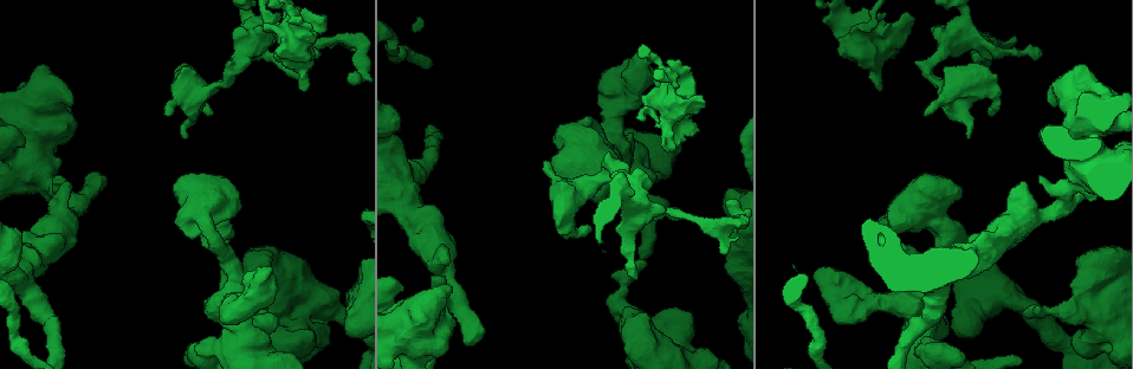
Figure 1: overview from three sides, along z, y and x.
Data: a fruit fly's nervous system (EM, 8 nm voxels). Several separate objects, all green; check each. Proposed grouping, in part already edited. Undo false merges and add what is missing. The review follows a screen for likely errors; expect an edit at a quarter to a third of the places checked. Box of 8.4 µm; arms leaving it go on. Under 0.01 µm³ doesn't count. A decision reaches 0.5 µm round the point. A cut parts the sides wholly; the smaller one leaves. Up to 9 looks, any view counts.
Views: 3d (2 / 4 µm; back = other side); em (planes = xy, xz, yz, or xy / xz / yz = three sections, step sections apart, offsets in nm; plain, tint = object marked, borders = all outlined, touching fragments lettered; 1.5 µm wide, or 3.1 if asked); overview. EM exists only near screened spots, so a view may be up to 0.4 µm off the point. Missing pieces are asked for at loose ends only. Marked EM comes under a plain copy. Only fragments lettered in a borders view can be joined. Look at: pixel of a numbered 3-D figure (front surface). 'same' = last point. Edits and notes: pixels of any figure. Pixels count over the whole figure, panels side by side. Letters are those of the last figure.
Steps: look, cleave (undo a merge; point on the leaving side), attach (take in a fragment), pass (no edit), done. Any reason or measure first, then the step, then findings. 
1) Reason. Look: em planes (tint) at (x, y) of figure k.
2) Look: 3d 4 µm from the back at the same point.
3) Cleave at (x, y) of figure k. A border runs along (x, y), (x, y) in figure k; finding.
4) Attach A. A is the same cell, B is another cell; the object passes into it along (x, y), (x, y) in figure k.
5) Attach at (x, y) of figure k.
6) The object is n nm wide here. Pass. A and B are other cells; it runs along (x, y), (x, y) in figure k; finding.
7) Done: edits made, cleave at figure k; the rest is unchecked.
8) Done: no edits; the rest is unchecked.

Stops while still wide. Look: em yz step 4 (borders) at (892, 53) of figure 1.

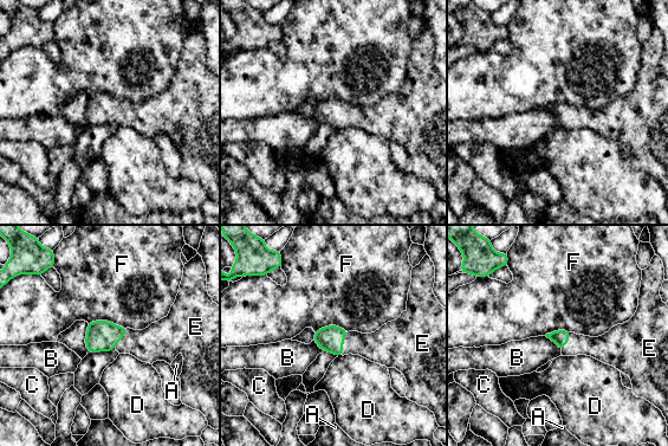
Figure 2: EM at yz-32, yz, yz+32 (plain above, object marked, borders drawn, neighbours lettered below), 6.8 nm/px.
Attach E. E is the same cell, A, B, C, D and F are other cells; the cell continues.

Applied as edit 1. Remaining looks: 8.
Free end. Look: 3d 2 µm at (676, 219) of figure 1.

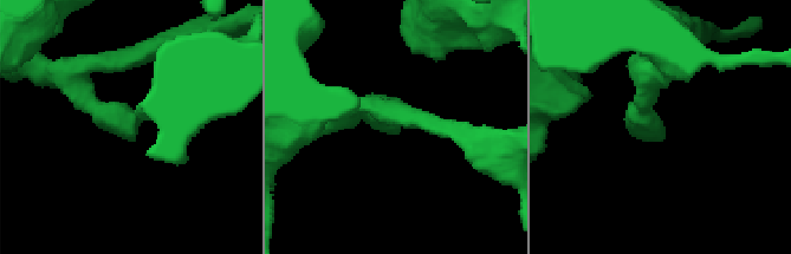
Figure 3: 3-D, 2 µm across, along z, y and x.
Look: em xz step 8 (borders) at (399, 131) of figure 3.

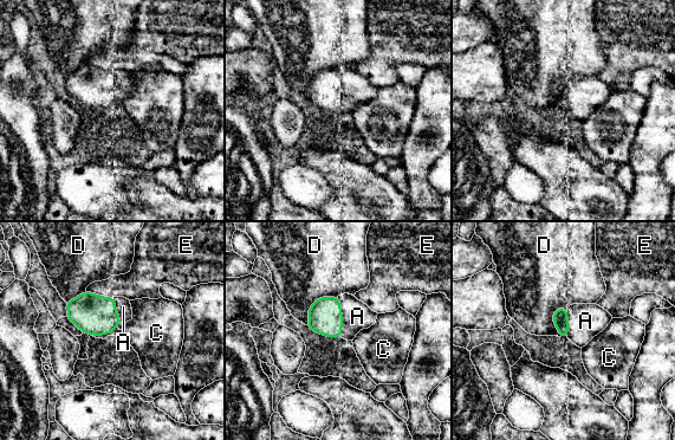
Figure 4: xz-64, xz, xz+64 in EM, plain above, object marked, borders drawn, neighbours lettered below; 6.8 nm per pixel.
Attach A. A is the same cell, C, D and E are other cells; the cell continues.

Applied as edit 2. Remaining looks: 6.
Redraw. Look: overview.

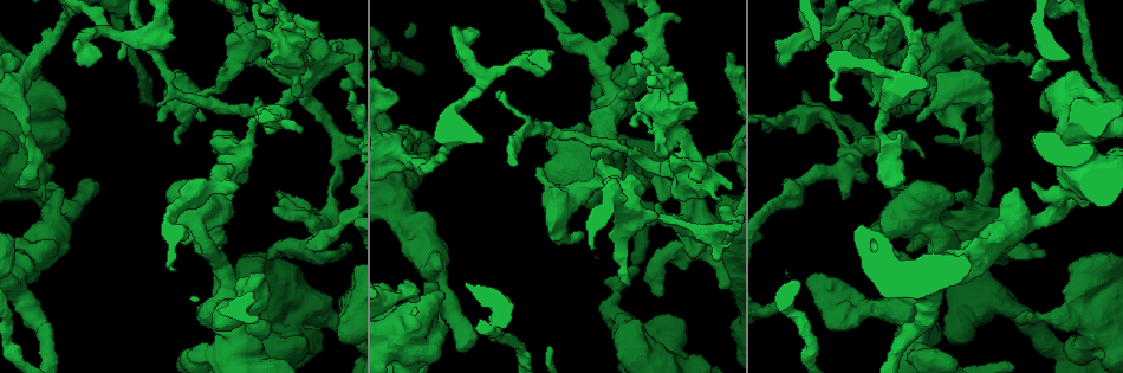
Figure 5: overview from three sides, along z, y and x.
Look: em planes (borders) at (258, 251) of figure 5.

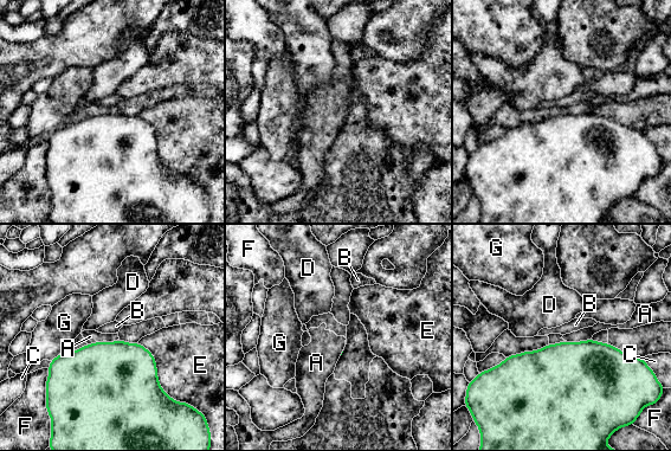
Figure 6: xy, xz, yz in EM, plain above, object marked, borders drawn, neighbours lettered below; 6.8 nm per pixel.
Pass. A, B, C, D, E, F and G are other cells; a border runs along (591, 339), (567, 342) in figure 6; no lettered fragment goes on from it.

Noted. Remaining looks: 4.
Branch stops here. Look: em planes (borders) at (726, 286) of figure 5.

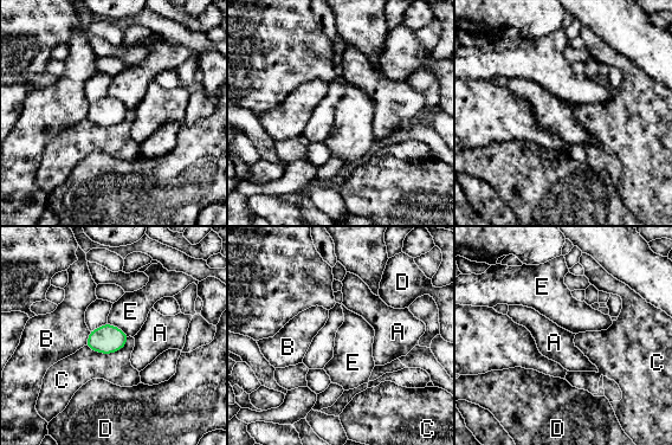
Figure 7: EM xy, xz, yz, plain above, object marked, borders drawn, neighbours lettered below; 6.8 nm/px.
The longest contact is with C, 300 nm. Pass. A, B, C, D and E are other cells; a border runs along (129, 336), (109, 353), (86, 346) in figure 7; none of them fits.

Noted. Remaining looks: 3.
Done: edits made, attach at figure 2, attach at figure 4; the rest is unchecked.

